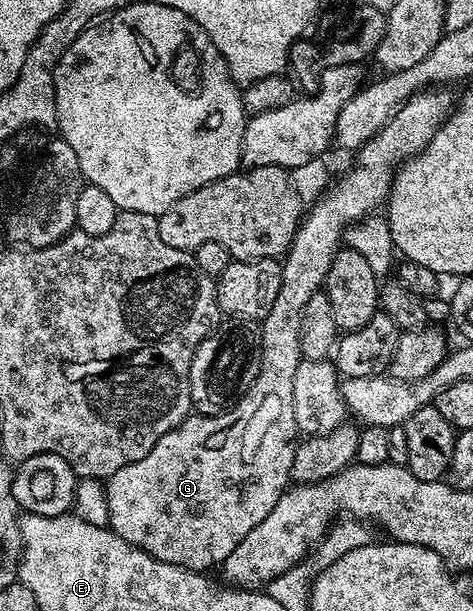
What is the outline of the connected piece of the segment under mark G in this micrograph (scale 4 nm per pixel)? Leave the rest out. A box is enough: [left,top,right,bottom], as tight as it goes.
[105,85,454,573]

